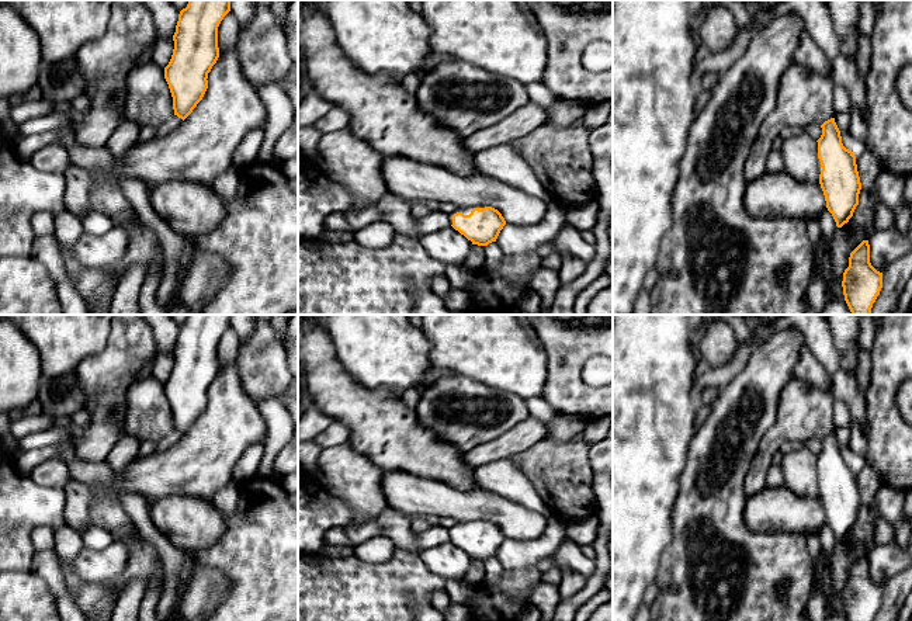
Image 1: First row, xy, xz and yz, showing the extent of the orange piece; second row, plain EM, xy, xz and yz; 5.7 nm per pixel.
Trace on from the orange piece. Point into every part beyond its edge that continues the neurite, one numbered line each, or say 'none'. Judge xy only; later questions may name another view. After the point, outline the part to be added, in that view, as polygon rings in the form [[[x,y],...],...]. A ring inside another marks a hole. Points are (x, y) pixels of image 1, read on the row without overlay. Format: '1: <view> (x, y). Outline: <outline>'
none

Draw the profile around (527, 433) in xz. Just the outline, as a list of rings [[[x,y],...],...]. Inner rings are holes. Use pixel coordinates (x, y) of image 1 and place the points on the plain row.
[[[528,416],[502,437],[465,452],[464,461],[469,466],[479,468],[493,461],[513,458],[548,436],[548,427],[538,419]]]

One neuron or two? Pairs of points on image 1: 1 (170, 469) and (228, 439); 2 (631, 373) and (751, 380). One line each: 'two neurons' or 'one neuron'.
1: one neuron
2: two neurons

